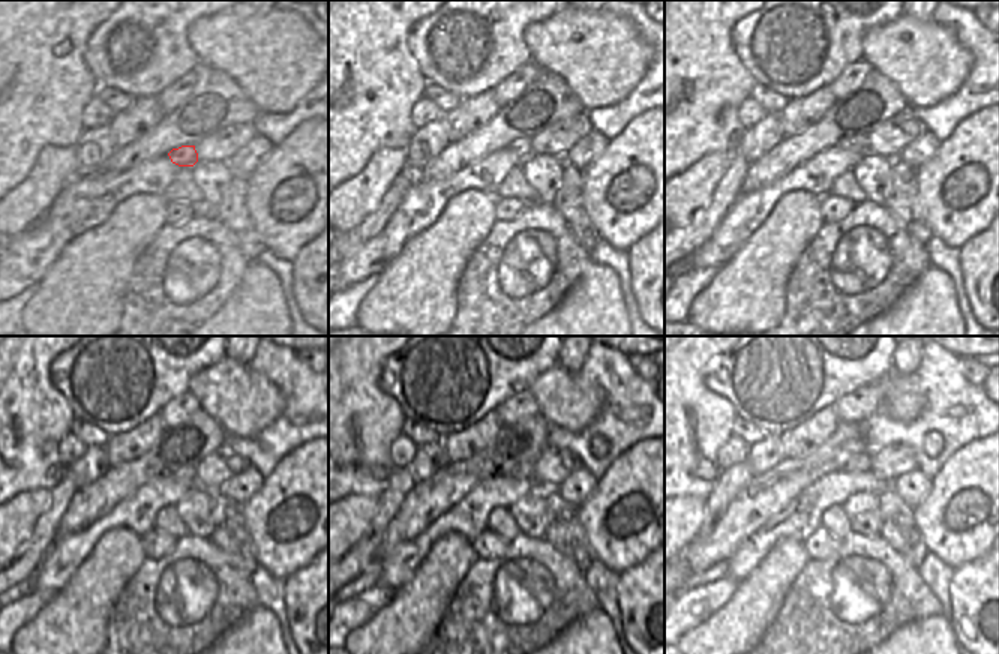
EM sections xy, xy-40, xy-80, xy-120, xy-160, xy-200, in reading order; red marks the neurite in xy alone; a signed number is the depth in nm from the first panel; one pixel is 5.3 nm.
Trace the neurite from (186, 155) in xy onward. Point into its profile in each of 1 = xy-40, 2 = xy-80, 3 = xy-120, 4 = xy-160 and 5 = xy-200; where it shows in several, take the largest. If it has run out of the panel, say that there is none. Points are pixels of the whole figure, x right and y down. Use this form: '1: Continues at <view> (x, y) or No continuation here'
1: Continues at xy-40 (522, 150)
2: Continues at xy-80 (861, 144)
3: Continues at xy-120 (182, 476)
4: Continues at xy-160 (524, 471)
5: Continues at xy-200 (861, 462).

